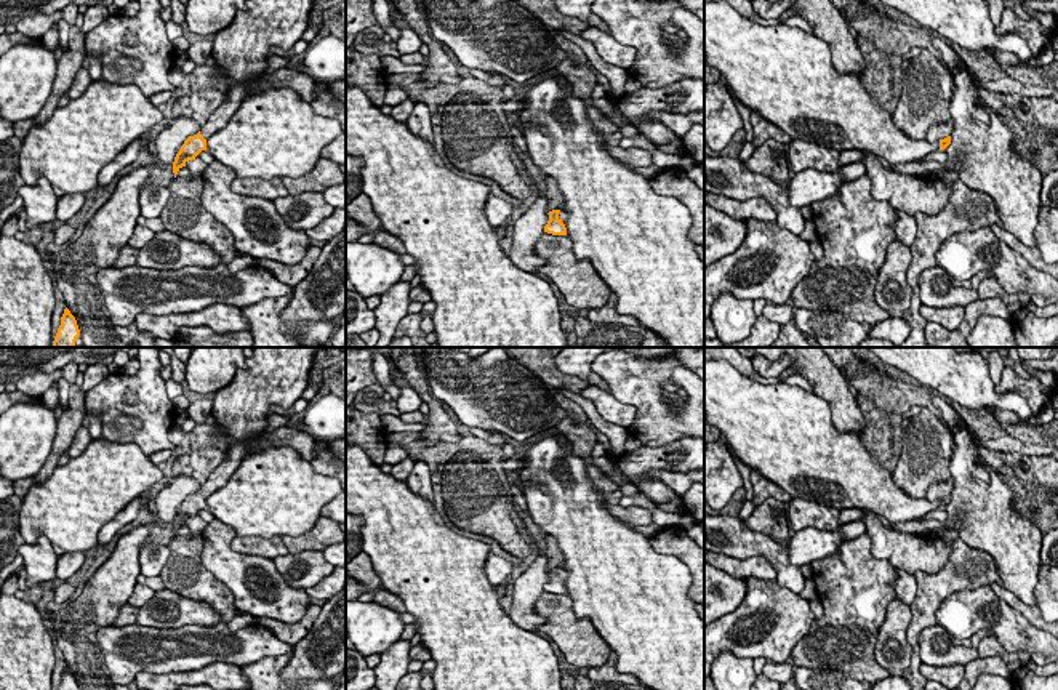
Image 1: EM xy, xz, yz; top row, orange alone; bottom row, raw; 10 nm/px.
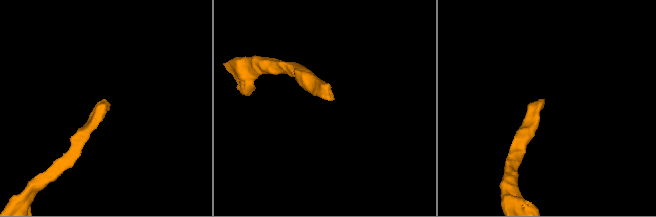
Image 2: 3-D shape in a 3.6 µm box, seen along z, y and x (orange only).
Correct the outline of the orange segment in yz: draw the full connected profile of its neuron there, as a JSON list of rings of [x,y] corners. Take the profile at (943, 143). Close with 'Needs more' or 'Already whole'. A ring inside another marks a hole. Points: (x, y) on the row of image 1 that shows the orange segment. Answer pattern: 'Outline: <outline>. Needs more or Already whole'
Outline: [[[935,123],[930,126],[927,133],[927,141],[940,142],[940,150],[946,149],[951,144],[951,133],[952,133],[952,123]]]. Needs more

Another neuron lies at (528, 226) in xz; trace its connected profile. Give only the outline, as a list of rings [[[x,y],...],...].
[[[541,194],[527,210],[515,218],[512,231],[511,261],[522,271],[538,274],[547,259],[535,253],[535,243],[544,234],[549,221],[547,199]]]

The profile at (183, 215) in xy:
[[[176,176],[168,186],[170,199],[160,213],[165,231],[208,245],[227,264],[235,258],[234,235],[202,205],[202,176]]]

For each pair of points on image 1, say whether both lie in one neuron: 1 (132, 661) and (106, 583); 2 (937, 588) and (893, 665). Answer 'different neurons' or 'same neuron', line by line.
1: different neurons
2: different neurons

